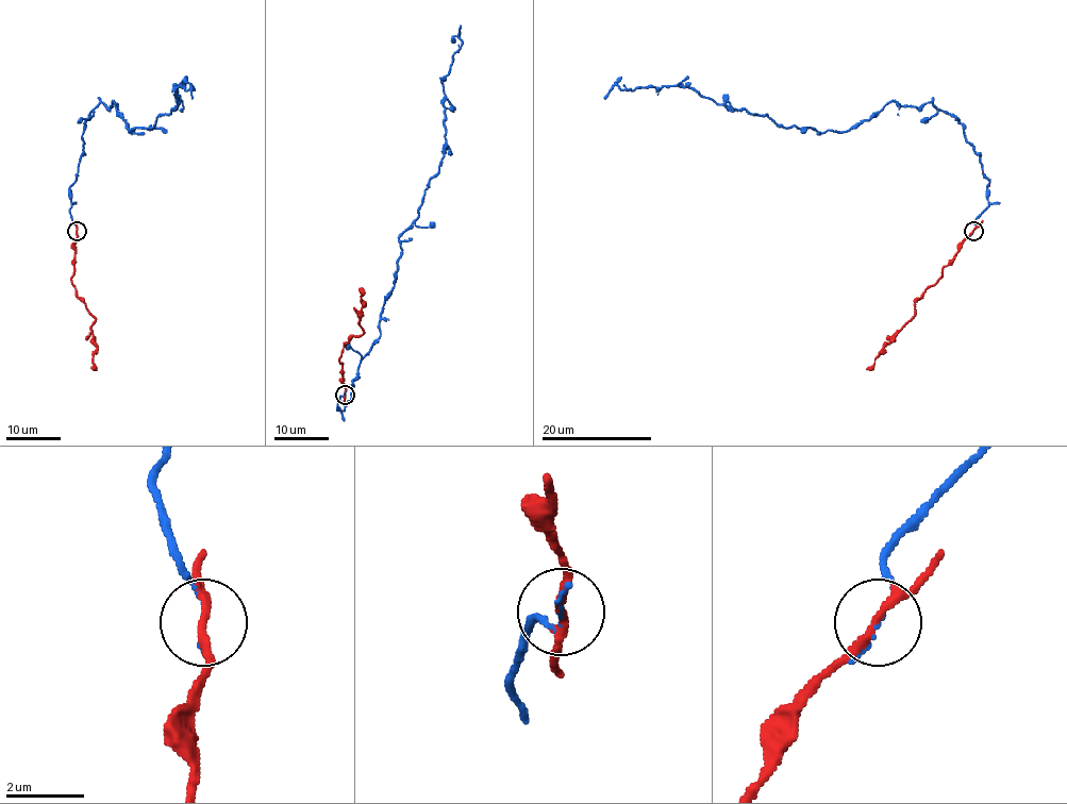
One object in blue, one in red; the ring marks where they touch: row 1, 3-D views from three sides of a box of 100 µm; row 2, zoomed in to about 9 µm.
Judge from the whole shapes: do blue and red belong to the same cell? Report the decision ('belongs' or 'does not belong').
belongs

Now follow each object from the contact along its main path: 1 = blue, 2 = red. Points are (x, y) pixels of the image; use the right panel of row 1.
1: (973, 230), (988, 181), (960, 123), (931, 102), (889, 101), (818, 133), (682, 86), (615, 84), (604, 98)
2: (973, 230), (944, 267), (943, 275), (915, 303), (912, 318), (867, 369)

